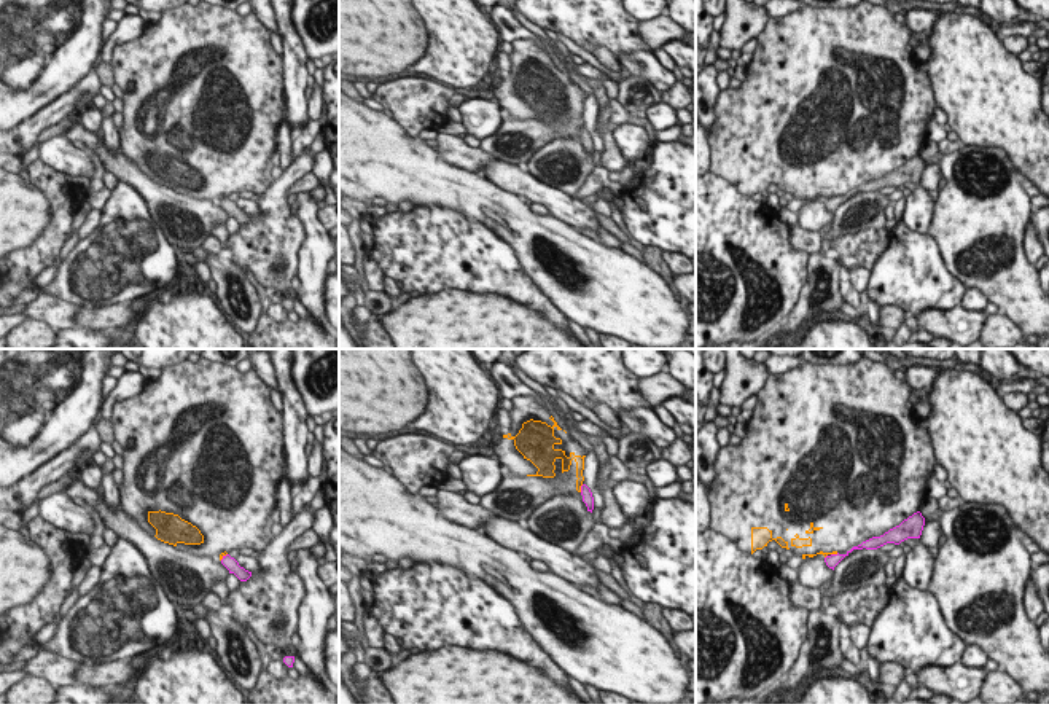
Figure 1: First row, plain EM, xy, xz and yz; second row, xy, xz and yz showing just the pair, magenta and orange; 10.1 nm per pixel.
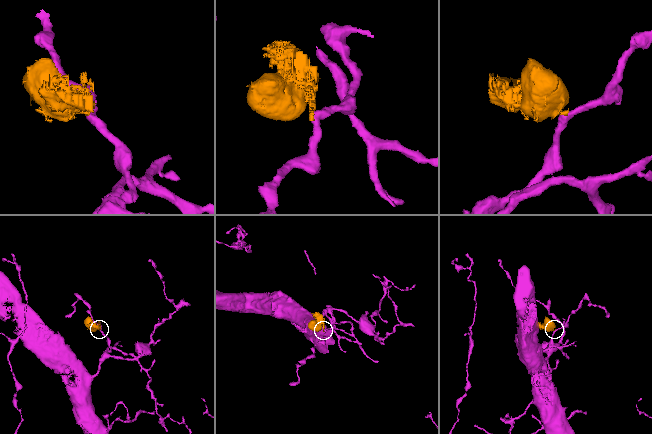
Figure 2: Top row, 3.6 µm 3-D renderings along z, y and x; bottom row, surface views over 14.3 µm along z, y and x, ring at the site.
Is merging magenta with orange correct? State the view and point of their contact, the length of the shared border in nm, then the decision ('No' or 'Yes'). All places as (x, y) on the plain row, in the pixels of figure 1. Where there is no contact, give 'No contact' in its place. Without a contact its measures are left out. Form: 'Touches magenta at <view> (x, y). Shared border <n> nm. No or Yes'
Touches magenta at xz (581, 131). Shared border 90 nm. No.

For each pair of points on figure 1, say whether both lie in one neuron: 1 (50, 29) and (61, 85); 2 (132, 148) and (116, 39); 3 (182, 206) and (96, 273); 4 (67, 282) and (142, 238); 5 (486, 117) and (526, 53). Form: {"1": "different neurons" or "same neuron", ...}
{"1": "same neuron", "2": "different neurons", "3": "different neurons", "4": "same neuron", "5": "different neurons"}

